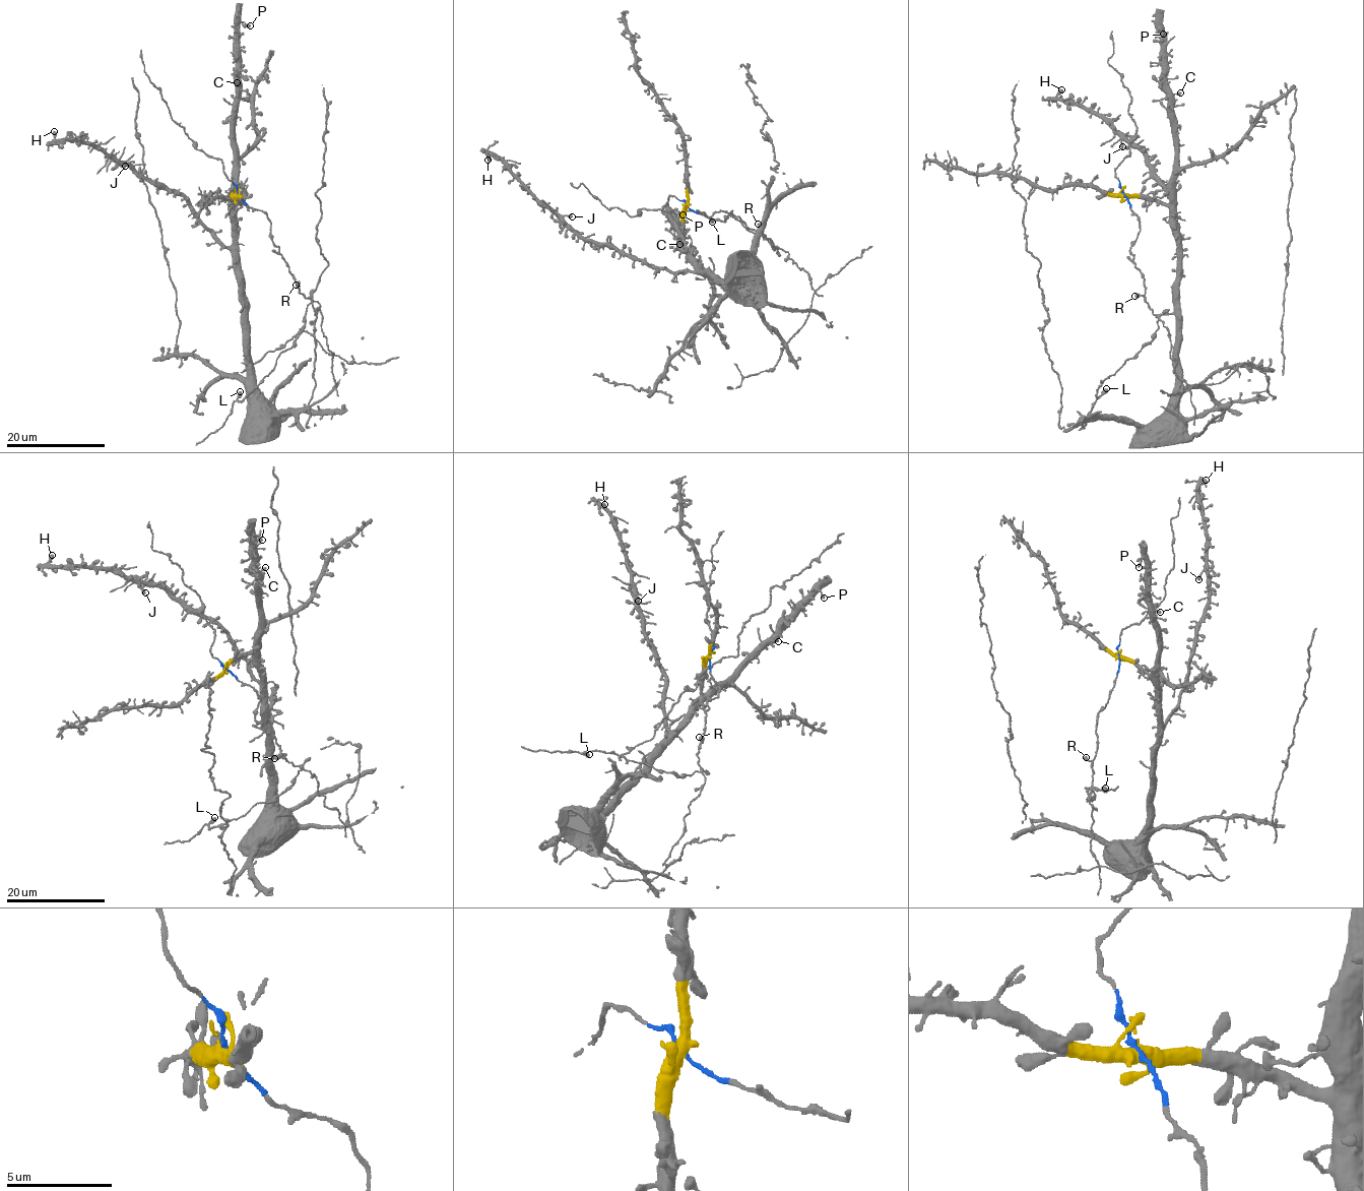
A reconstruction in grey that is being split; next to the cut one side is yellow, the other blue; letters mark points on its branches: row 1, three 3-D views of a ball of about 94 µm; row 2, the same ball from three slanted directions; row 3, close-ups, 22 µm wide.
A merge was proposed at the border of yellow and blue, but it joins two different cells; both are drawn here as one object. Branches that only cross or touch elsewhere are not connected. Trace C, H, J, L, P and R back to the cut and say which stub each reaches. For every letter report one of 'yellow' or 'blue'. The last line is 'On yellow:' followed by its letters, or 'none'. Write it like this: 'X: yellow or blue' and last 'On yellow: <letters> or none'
C: yellow
H: yellow
J: yellow
L: blue
P: yellow
R: blue
On yellow: C, H, J, P

